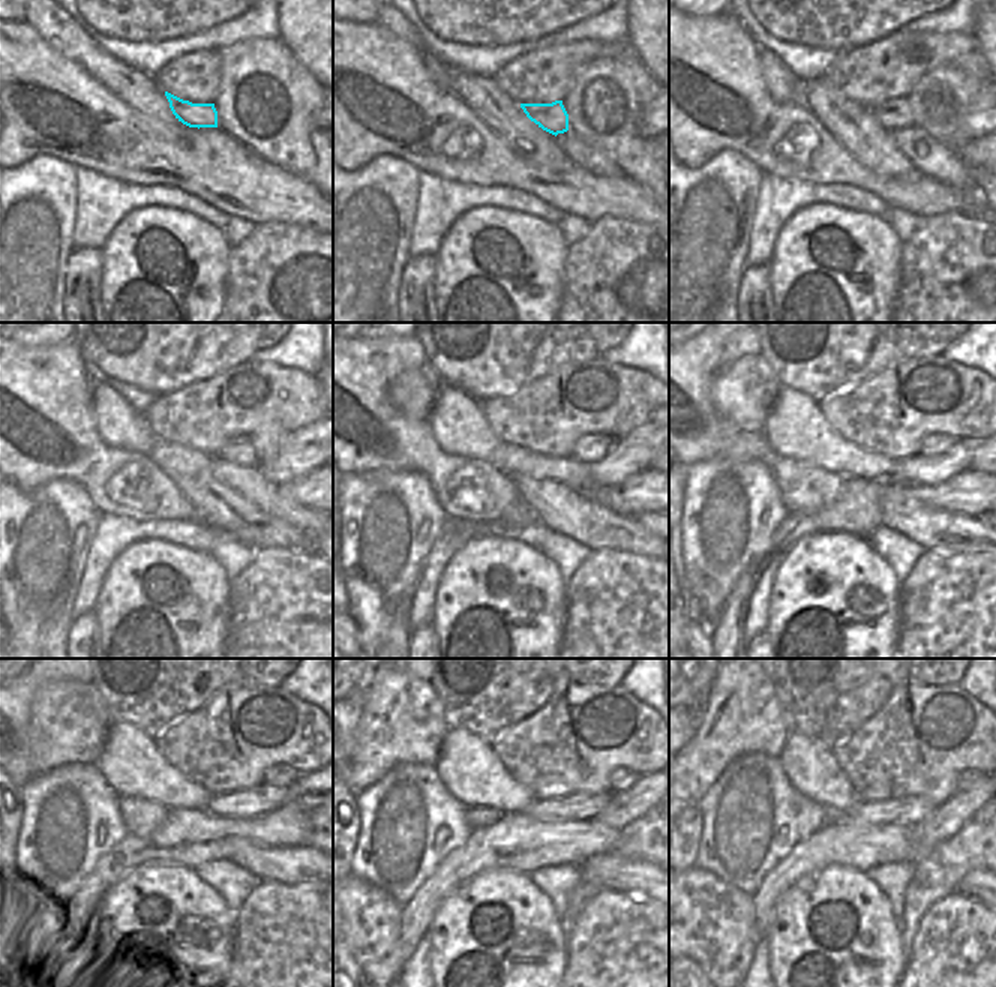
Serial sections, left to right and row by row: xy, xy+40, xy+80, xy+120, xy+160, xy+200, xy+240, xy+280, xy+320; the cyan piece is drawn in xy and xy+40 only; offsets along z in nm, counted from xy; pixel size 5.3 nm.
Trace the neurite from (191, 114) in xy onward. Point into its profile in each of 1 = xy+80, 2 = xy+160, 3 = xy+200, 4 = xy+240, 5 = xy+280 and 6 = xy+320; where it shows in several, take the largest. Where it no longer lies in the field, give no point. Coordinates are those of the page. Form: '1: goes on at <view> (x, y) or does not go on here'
1: goes on at xy+80 (894, 114)
2: goes on at xy+160 (591, 447)
3: goes on at xy+200 (935, 443)
4: goes on at xy+240 (278, 776)
5: goes on at xy+280 (620, 779)
6: goes on at xy+320 (969, 777)

